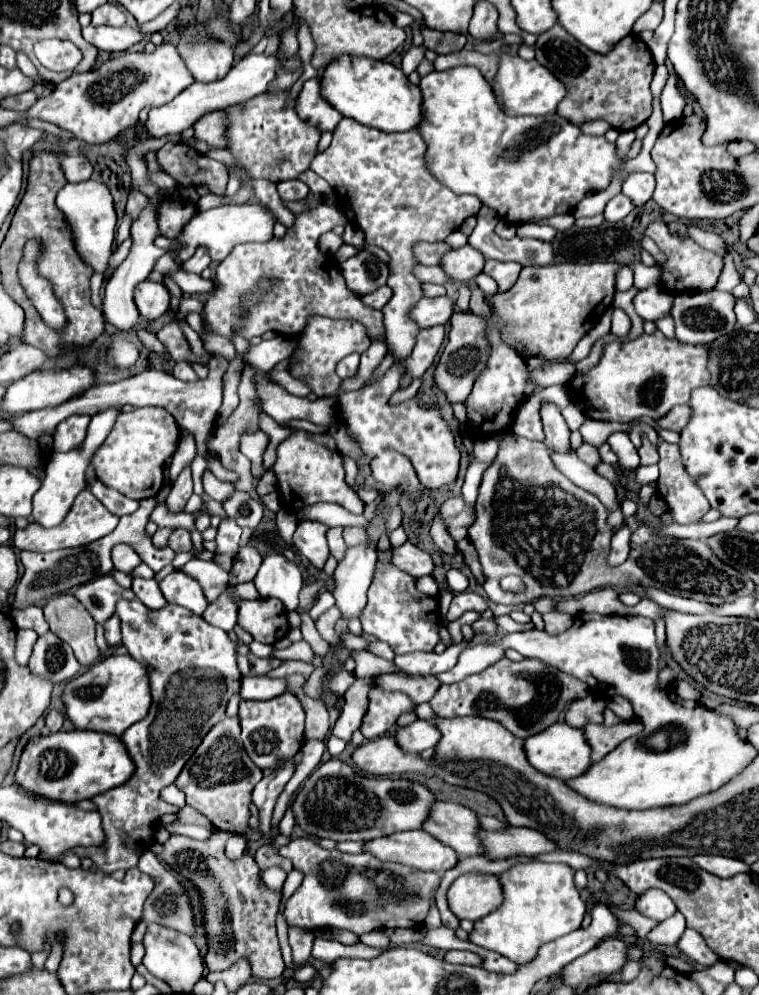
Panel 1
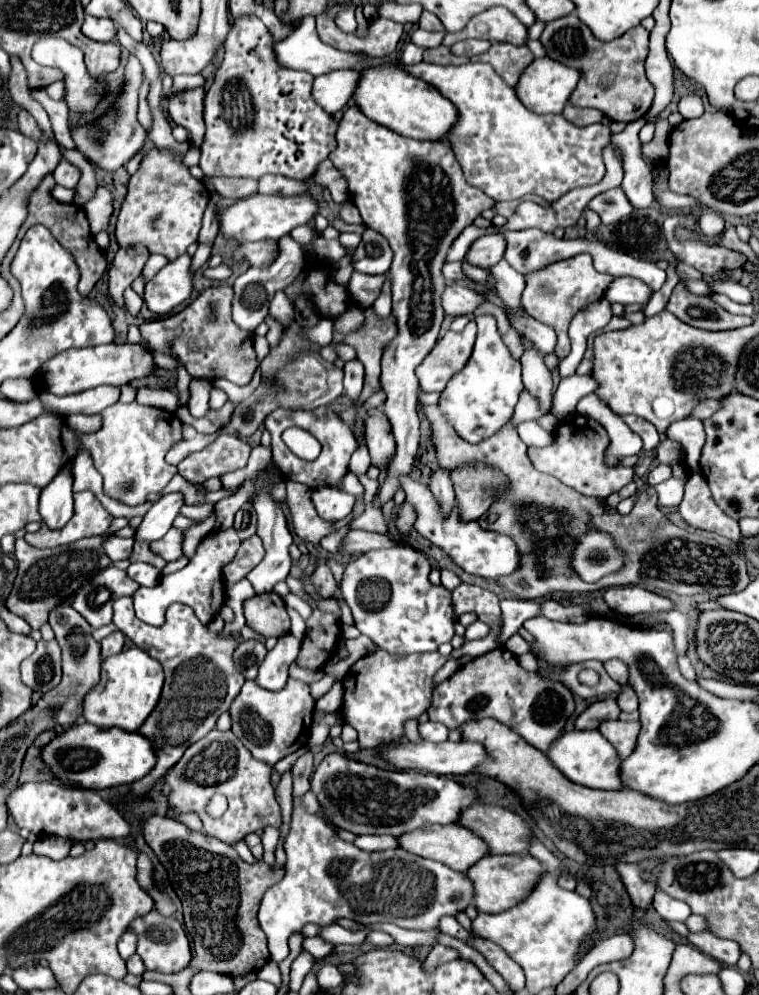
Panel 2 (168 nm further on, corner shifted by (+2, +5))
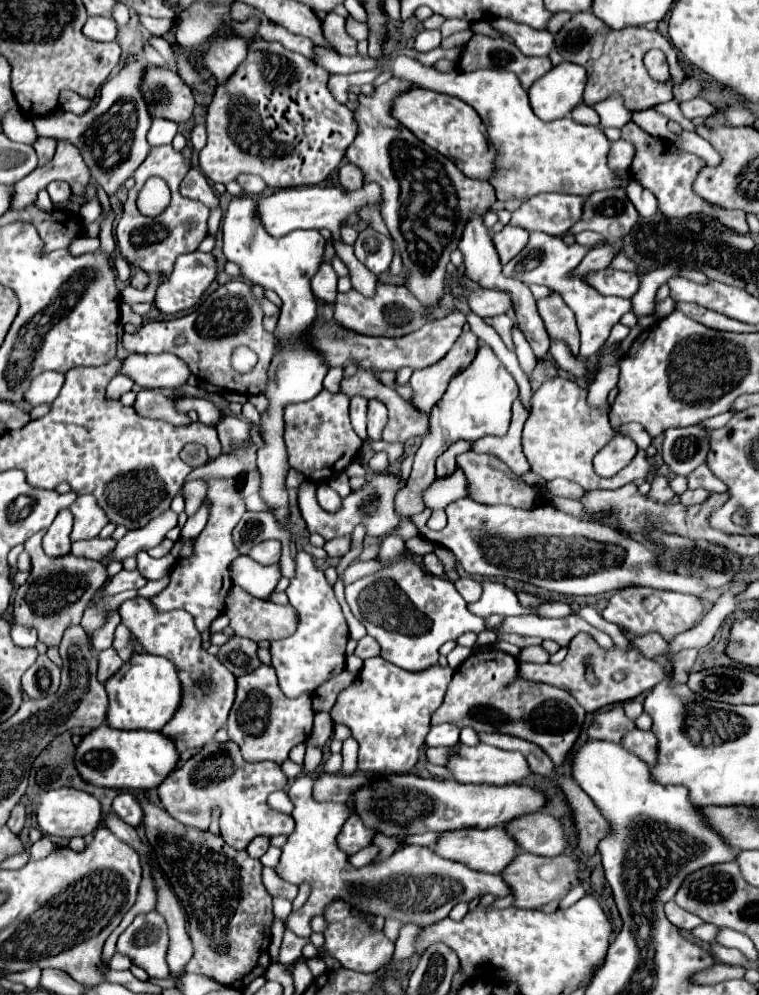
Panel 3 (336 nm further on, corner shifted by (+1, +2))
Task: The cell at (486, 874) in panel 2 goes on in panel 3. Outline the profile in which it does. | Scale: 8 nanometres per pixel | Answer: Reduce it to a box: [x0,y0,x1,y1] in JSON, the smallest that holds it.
[502,852,578,908]

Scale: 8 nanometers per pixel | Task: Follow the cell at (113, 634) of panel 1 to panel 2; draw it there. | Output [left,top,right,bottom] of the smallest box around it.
[101,631,125,659]

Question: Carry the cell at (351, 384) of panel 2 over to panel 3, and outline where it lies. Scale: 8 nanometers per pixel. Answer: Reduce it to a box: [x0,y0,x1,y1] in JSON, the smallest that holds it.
[350,396,368,440]

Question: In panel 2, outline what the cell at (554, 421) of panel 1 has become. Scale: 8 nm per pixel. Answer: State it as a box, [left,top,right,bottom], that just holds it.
[521,337,553,411]

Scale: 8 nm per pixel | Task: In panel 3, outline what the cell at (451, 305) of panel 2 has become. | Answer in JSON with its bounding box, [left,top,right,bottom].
[466,288,512,318]

